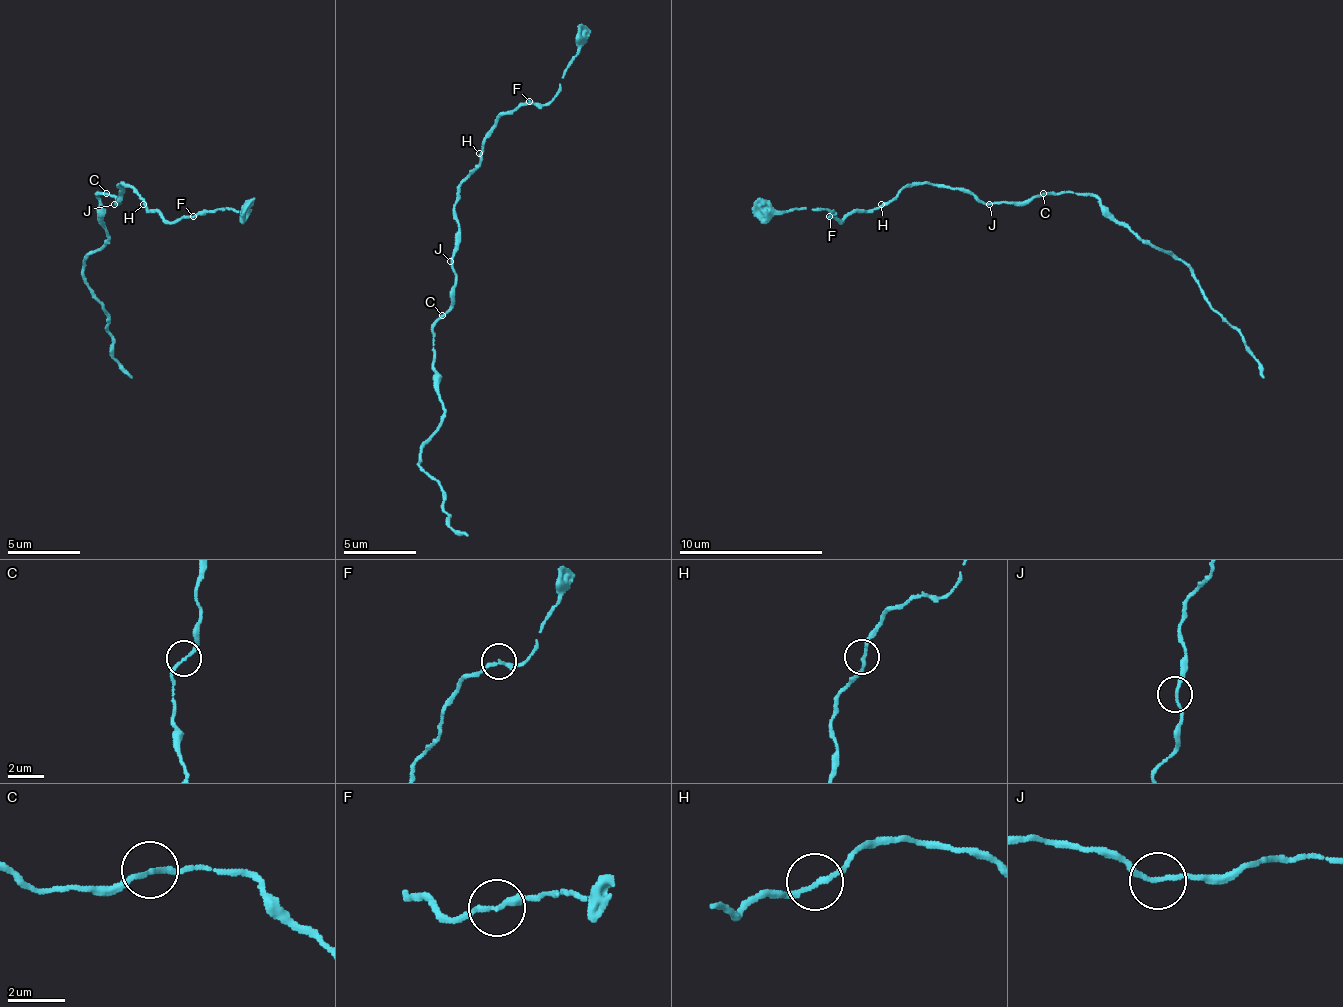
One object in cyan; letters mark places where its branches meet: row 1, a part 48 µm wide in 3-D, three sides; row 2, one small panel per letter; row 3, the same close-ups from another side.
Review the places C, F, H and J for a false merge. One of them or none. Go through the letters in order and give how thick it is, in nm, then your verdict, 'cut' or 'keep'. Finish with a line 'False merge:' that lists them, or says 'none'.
C: 170 nm | keep
F: 200 nm | keep
H: 170 nm | keep
J: 170 nm | keep
False merge: none

